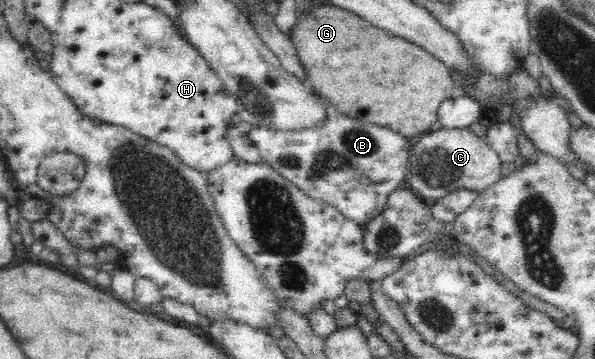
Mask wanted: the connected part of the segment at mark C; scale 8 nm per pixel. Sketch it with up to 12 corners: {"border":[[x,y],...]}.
{"border":[[468,127],[410,146],[405,187],[440,200],[503,178],[498,153]]}

